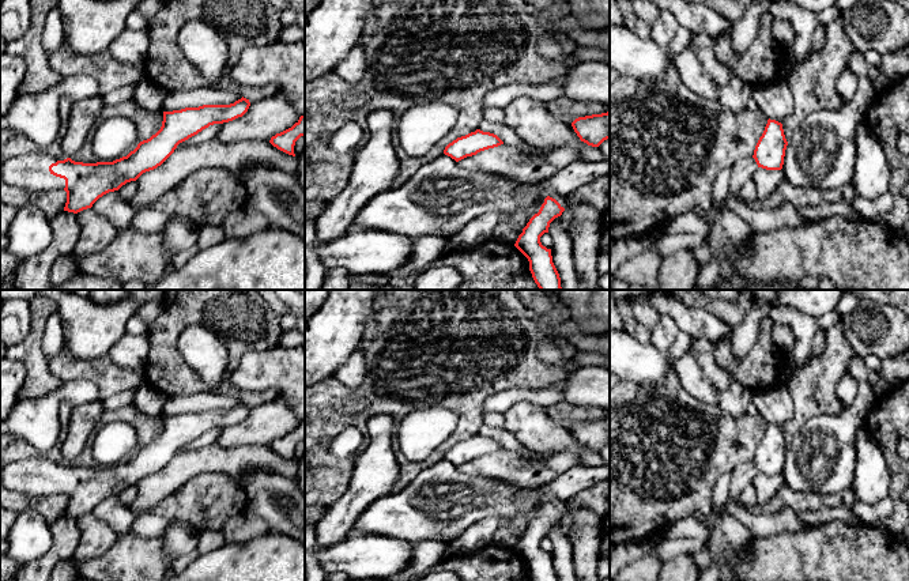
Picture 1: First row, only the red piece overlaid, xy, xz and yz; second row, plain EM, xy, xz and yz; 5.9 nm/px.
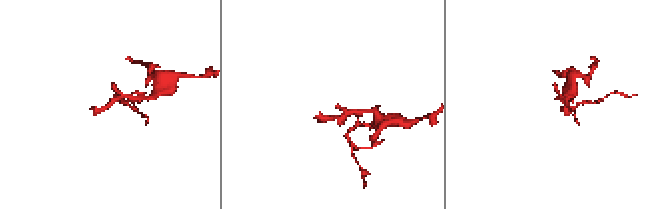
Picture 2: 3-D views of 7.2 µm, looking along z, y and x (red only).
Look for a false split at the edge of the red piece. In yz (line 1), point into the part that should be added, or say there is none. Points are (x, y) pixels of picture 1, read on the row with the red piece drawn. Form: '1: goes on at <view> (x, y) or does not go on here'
1: does not go on here

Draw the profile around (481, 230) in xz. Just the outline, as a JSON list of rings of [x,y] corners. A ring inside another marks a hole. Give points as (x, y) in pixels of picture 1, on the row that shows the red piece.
[[[502,214],[479,216],[459,233],[446,238],[446,253],[472,249],[493,239],[494,230],[501,220],[503,220]]]

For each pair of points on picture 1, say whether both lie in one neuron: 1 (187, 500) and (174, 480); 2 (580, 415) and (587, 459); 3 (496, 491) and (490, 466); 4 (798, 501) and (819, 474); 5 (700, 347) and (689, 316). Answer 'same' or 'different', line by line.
1: different
2: different
3: different
4: different
5: different

